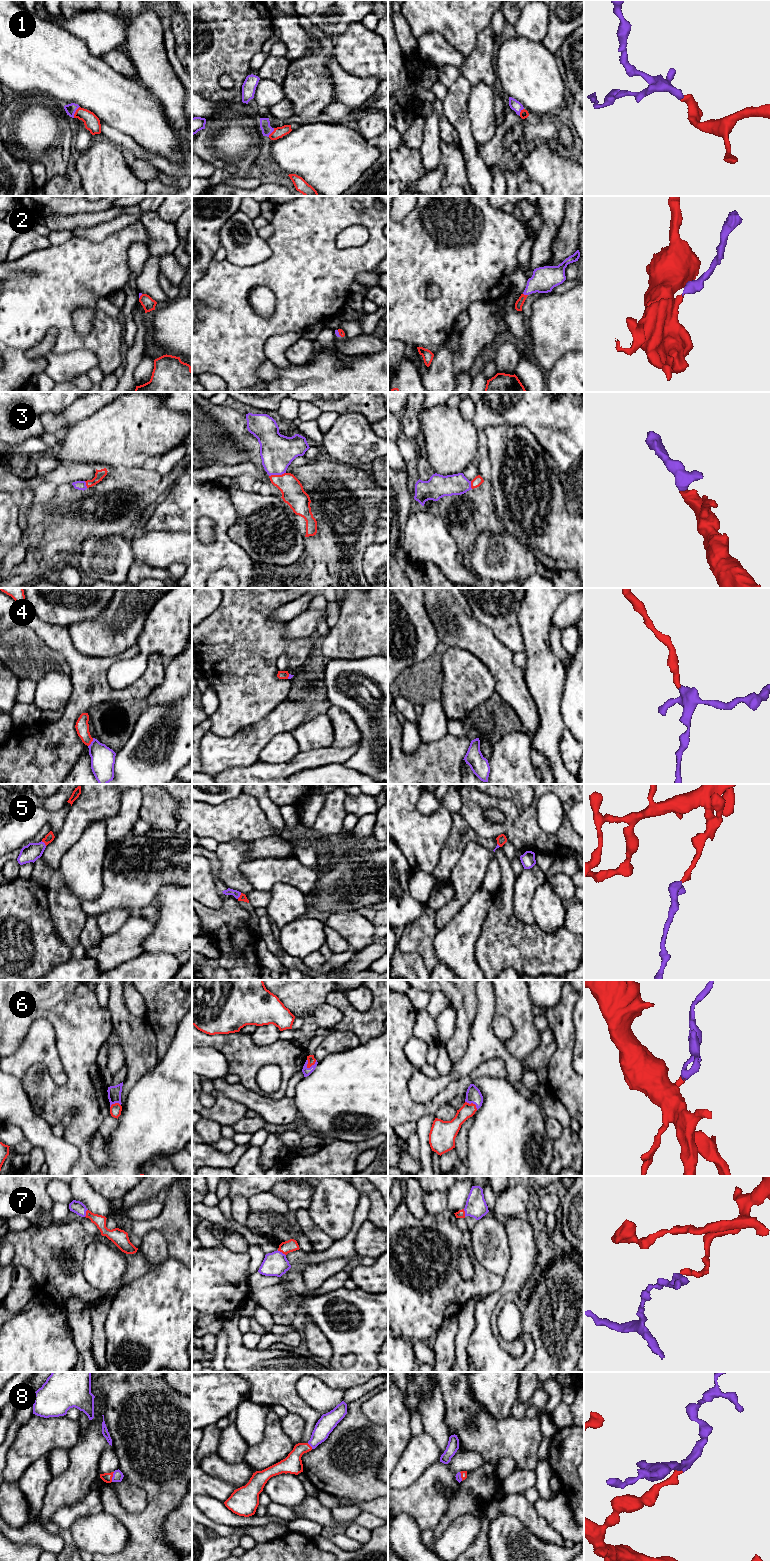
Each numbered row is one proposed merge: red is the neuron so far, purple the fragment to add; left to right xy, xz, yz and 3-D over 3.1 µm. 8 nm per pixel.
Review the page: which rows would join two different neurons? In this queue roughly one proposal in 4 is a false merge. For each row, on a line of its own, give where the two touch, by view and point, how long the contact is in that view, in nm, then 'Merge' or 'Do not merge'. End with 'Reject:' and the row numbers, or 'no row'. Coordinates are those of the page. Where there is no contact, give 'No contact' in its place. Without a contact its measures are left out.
1: Touches red at xy (75, 112). Shared border 110 nm. Merge
2: Touches red at yz (525, 295). Shared border 40 nm. Merge
3: Touches red at xz (277, 475). Shared border 140 nm. Merge
4: Touches red at xy (91, 741). Shared border 80 nm. Merge
5: Touches red at xy (44, 842). Shared border 60 nm. Merge
6: Touches red at xz (311, 1065). Shared border 110 nm. Merge
7: Touches red at xz (281, 1251). Shared border 80 nm. Merge
8: Touches red at xy (112, 1476). Shared border 80 nm. Merge
Reject: no row

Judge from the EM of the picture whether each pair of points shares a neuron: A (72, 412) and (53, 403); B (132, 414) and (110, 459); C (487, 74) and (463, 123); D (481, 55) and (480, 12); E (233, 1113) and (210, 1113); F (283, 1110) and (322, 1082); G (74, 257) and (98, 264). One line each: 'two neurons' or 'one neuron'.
A: two neurons
B: one neuron
C: two neurons
D: two neurons
E: one neuron
F: two neurons
G: one neuron

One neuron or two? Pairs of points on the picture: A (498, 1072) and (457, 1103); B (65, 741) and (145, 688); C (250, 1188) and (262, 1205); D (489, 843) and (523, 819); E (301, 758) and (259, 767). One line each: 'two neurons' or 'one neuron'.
A: one neuron
B: one neuron
C: two neurons
D: two neurons
E: one neuron

